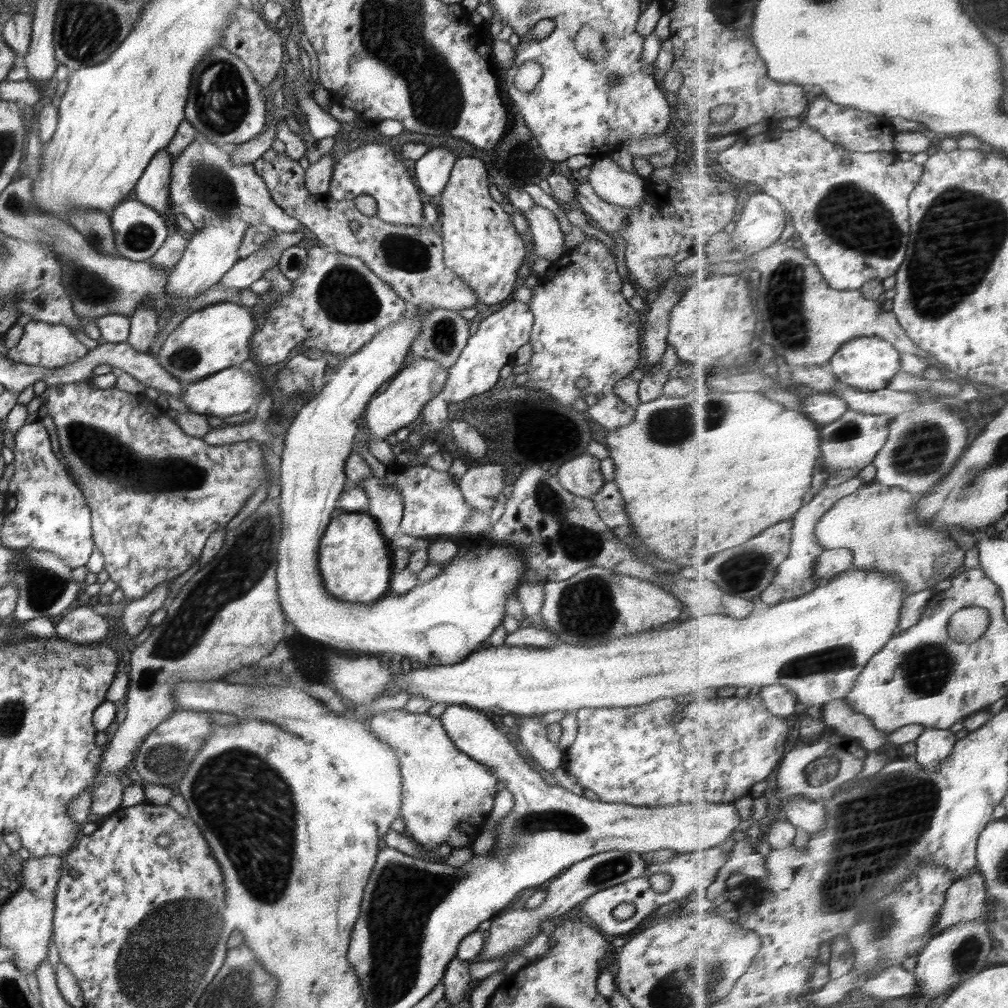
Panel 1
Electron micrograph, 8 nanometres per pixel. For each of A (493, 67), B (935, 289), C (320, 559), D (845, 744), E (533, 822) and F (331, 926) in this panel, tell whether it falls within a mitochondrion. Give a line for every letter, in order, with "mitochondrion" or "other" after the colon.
A: other
B: mitochondrion
C: other
D: other
E: mitochondrion
F: other

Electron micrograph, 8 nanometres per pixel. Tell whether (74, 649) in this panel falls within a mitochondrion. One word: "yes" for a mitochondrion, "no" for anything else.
no

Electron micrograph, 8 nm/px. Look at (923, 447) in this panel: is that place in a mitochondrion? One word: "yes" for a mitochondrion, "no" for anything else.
yes

